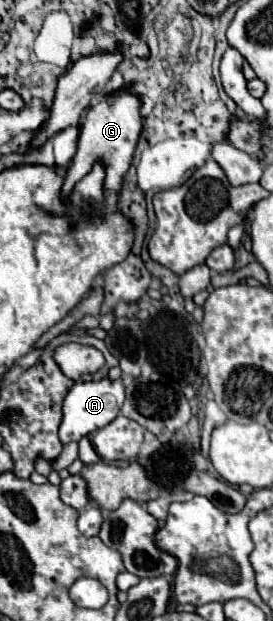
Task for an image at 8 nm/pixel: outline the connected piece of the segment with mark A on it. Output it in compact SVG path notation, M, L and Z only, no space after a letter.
M103 377L99 381L77 383L69 391L69 395L65 397L65 403L63 403L63 423L61 423L61 429L59 429L61 443L67 445L69 441L79 441L81 437L89 435L91 431L99 431L101 427L111 423L119 415L123 401L125 401L123 377L119 377L115 381L111 381L109 377Z

